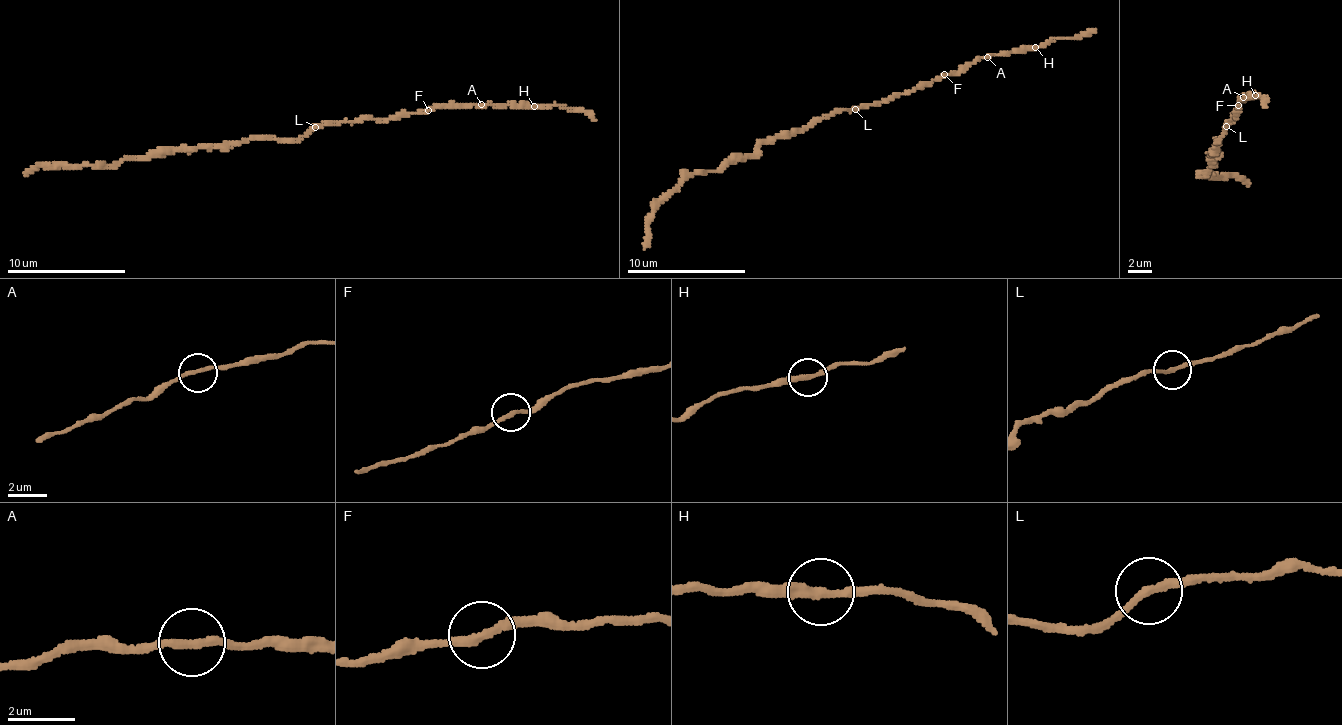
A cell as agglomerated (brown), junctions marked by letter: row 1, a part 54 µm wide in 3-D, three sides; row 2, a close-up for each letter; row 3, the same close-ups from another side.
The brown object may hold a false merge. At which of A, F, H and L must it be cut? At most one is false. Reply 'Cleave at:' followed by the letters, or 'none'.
Cleave at: L

